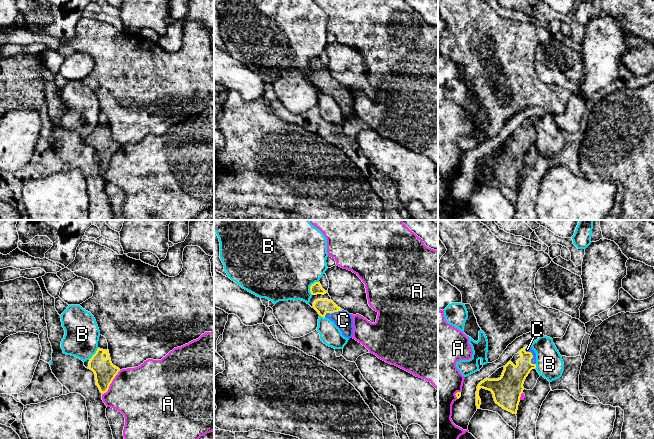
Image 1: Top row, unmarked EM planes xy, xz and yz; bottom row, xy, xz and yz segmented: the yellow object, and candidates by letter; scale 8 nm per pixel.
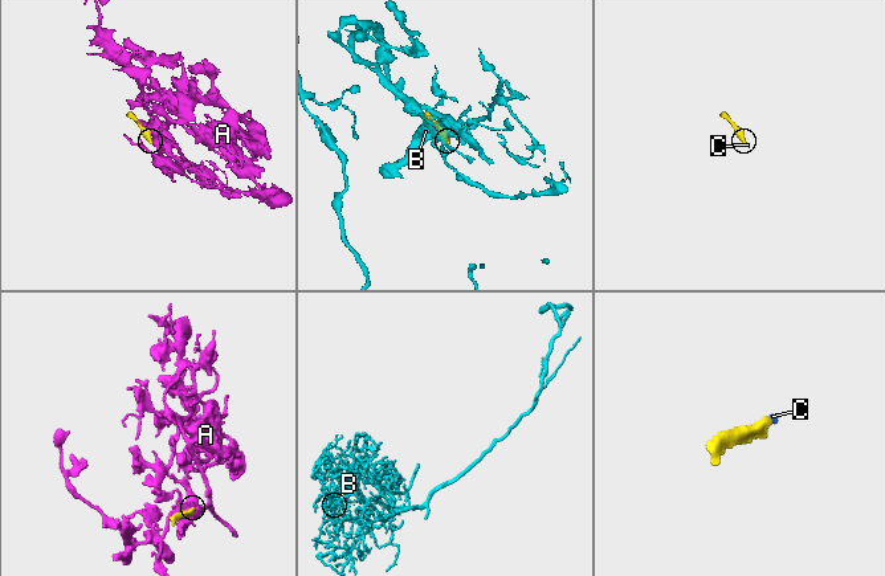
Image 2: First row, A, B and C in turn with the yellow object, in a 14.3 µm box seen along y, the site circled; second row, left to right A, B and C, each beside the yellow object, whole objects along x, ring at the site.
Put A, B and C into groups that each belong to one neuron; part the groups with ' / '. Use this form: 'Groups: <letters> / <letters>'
Groups: A / B / C

